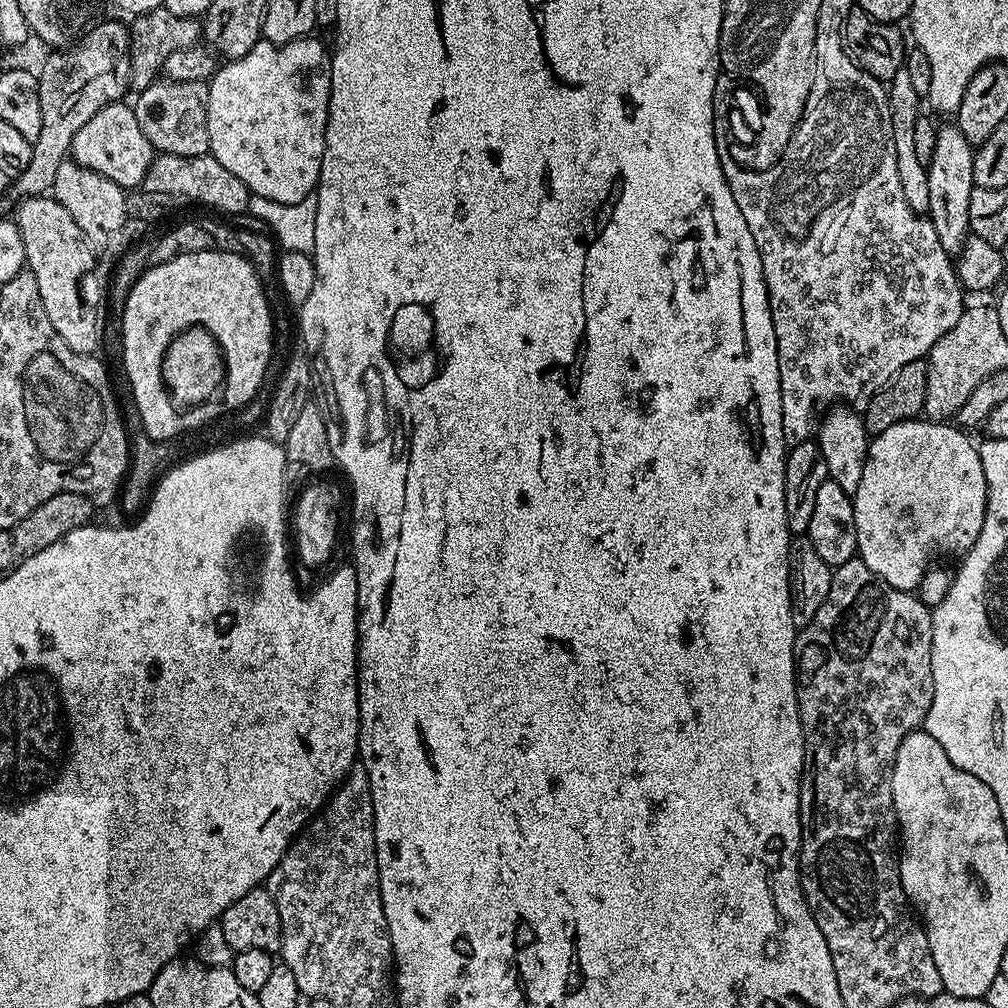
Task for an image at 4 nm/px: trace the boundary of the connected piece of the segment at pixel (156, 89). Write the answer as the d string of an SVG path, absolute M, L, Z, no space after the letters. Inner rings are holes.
M157 78L146 90L135 97L134 107L138 126L142 126L142 134L150 141L153 149L160 154L178 154L179 156L207 156L210 146L210 130L208 129L208 85L205 82L174 82Z

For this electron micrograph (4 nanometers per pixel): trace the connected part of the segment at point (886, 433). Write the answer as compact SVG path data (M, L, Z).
M917 418L898 422L898 426L890 426L890 430L882 430L882 434L871 437L868 445L868 456L862 466L862 482L858 482L858 490L852 496L854 506L854 522L858 526L858 546L856 547L858 558L878 574L890 586L894 586L903 592L912 592L922 582L922 578L927 574L930 565L939 556L952 556L963 554L974 546L978 534L982 534L982 522L986 518L986 502L988 501L988 491L986 490L986 474L982 470L982 458L979 447L967 436L967 431L961 430L952 422L937 422L927 418Z

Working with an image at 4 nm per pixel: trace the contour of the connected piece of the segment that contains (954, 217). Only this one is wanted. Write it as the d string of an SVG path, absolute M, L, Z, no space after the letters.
M949 124L937 129L937 140L933 156L927 165L929 183L929 207L927 216L938 233L938 240L948 255L957 256L967 239L969 226L970 194L973 182L973 158L975 149L962 134L960 128Z

